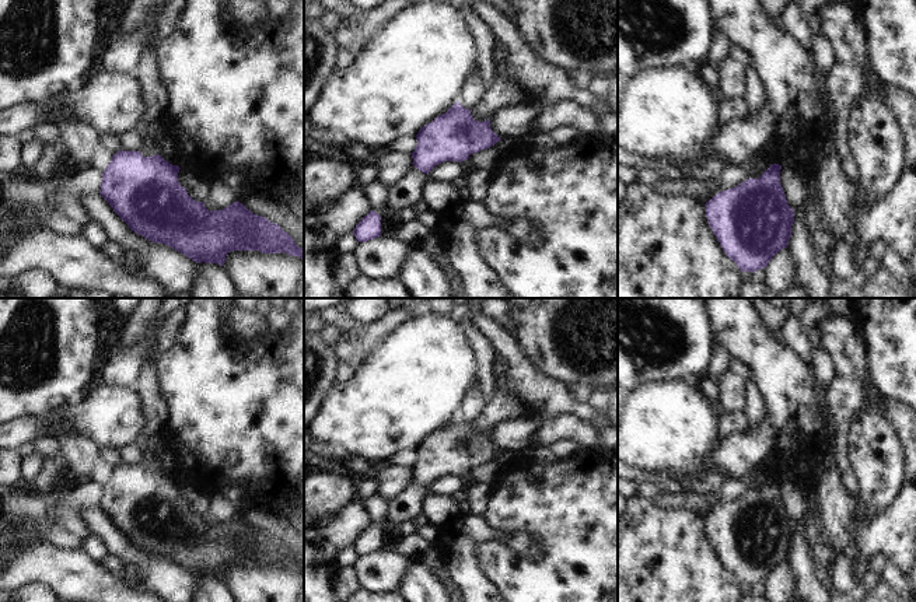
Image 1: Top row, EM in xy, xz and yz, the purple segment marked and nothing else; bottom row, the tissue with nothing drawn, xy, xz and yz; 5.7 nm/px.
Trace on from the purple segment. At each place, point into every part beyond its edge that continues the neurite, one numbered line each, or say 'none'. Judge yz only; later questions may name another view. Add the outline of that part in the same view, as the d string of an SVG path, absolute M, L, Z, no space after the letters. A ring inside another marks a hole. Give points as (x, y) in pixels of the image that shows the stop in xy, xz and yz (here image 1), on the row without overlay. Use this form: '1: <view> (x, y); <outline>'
none

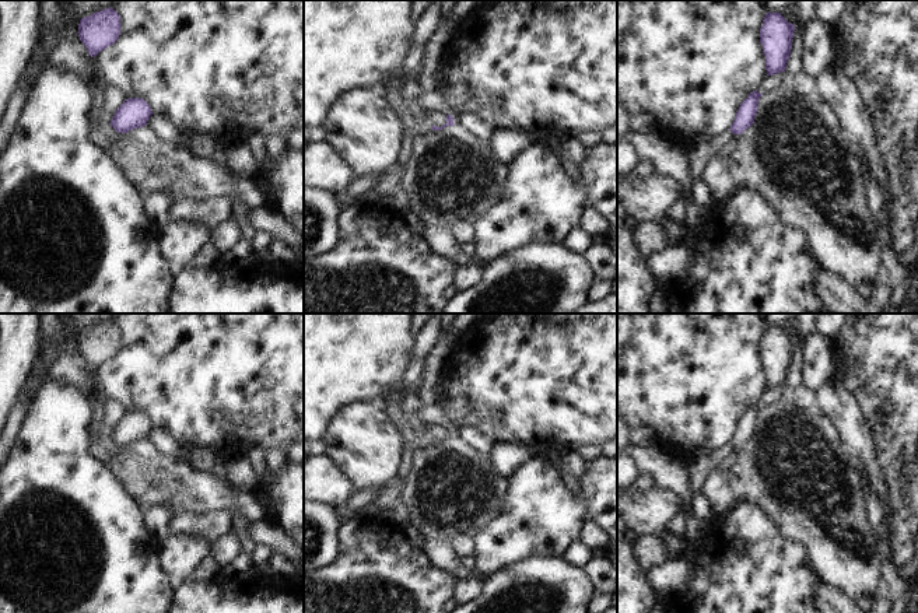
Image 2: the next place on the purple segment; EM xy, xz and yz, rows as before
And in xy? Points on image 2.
none

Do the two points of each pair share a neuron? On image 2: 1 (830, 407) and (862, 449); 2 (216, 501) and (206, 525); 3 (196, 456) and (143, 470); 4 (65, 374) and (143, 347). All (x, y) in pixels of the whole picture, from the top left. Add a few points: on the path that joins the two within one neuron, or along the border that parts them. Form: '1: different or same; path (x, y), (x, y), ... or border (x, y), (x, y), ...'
1: same; path (840, 417), (859, 440)
2: different; border (179, 514), (228, 514), (231, 517)
3: different; border (179, 456), (195, 469), (214, 475)
4: different; border (91, 371), (94, 396)

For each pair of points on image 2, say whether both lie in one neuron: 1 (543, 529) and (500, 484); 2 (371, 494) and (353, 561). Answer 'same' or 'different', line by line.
1: different
2: different

